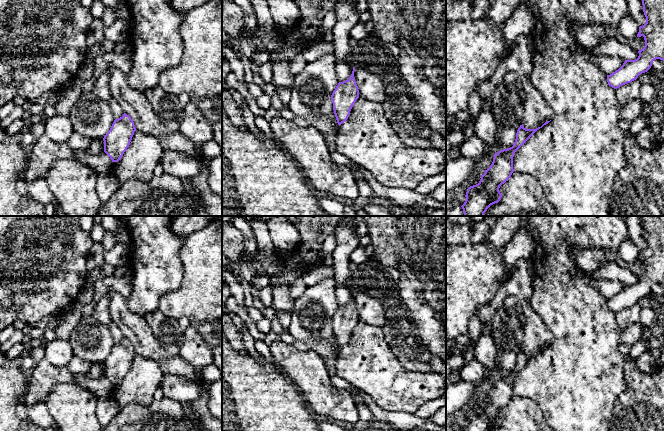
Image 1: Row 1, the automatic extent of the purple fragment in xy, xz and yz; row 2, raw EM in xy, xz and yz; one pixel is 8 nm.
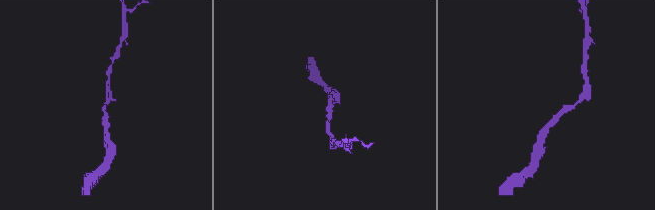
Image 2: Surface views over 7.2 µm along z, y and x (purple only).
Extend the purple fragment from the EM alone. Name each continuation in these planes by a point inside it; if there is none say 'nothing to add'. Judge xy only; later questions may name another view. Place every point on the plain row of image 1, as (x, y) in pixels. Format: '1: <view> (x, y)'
nothing to add

